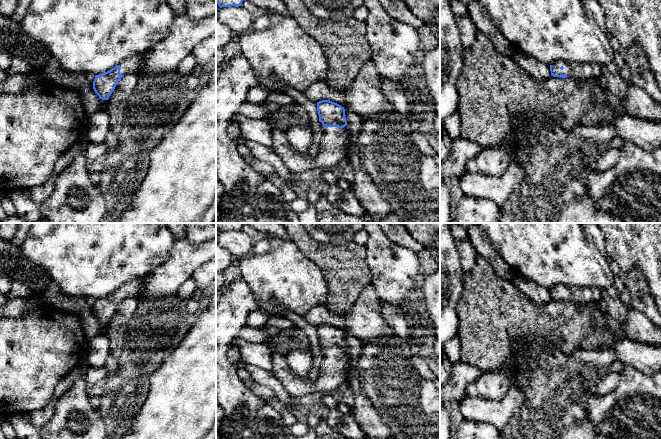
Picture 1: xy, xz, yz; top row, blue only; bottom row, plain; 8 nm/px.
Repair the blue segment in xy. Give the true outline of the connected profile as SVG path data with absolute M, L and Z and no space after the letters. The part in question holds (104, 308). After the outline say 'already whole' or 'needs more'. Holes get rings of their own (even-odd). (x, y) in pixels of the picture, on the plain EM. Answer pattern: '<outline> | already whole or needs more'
M136 278L123 284L111 294L96 299L93 313L102 324L108 324L118 305L125 298L138 298L141 294L142 278Z | needs more

